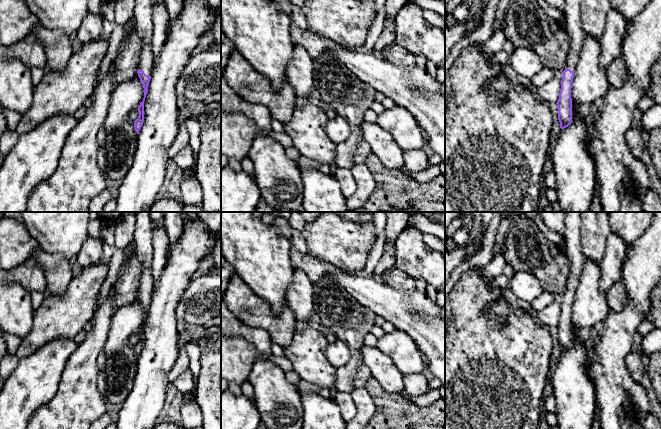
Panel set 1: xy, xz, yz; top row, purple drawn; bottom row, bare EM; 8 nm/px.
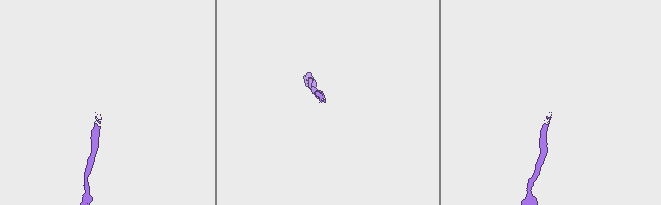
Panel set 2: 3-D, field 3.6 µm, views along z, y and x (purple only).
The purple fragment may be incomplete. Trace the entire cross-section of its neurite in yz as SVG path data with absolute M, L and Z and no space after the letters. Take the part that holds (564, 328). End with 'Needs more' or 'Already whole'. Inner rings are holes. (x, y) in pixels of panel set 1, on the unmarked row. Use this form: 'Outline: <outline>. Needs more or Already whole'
Outline: M567 212L565 218L565 233L563 235L565 247L563 250L570 260L571 273L568 278L566 293L563 295L559 323L556 327L561 353L568 351L572 345L571 312L585 259L580 243L581 213Z. Needs more

